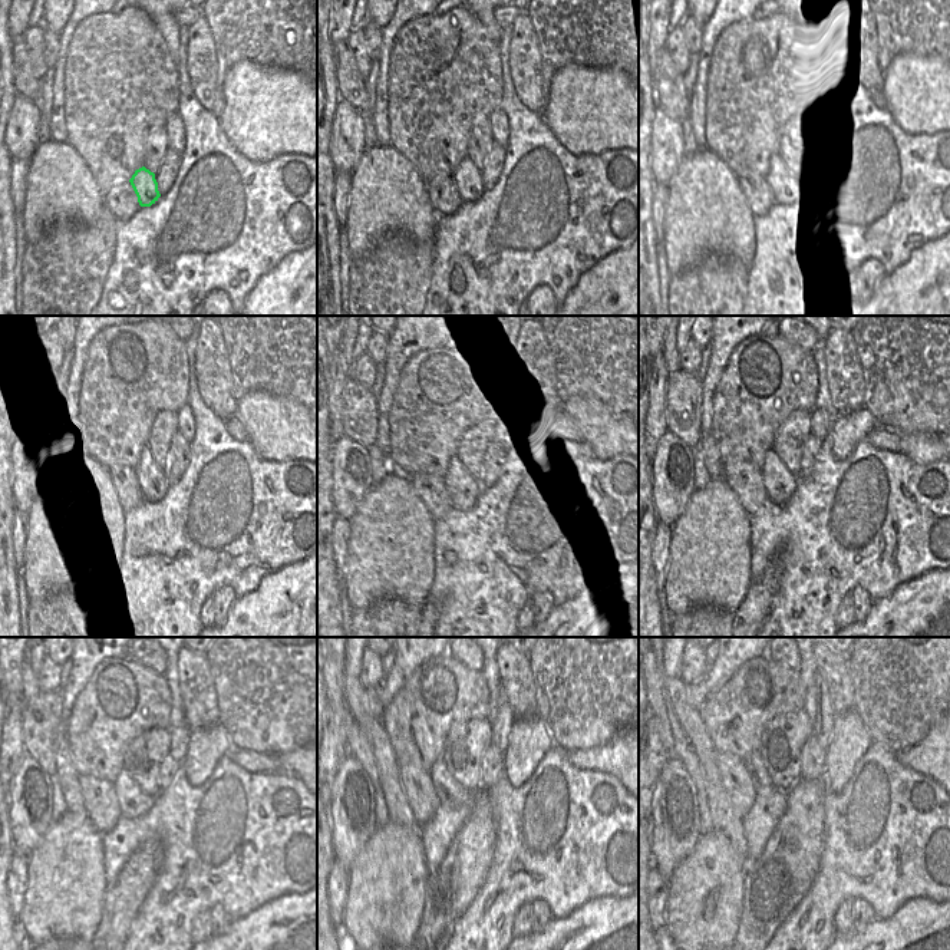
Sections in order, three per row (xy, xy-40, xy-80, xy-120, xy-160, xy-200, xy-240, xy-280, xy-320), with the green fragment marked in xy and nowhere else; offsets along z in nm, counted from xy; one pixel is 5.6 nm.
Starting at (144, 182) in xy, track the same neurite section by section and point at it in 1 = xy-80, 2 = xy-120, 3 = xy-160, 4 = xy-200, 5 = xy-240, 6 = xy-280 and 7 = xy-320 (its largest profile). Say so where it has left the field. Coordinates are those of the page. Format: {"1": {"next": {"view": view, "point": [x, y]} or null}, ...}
{"1": {"next": {"view": "xy-80", "point": [781, 177]}}, "2": {"next": {"view": "xy-120", "point": [138, 490]}}, "3": {"next": {"view": "xy-160", "point": [461, 487]}}, "4": {"next": {"view": "xy-200", "point": [779, 484]}}, "5": {"next": {"view": "xy-240", "point": [134, 802]}}, "6": {"next": {"view": "xy-280", "point": [448, 791]}}, "7": {"next": {"view": "xy-320", "point": [755, 765]}}}

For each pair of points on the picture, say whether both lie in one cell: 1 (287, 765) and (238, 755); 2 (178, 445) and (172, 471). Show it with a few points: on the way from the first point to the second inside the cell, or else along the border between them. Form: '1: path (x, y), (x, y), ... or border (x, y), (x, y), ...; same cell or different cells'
1: path (276, 762), (250, 761); same cell
2: path (178, 451), (175, 465); same cell

